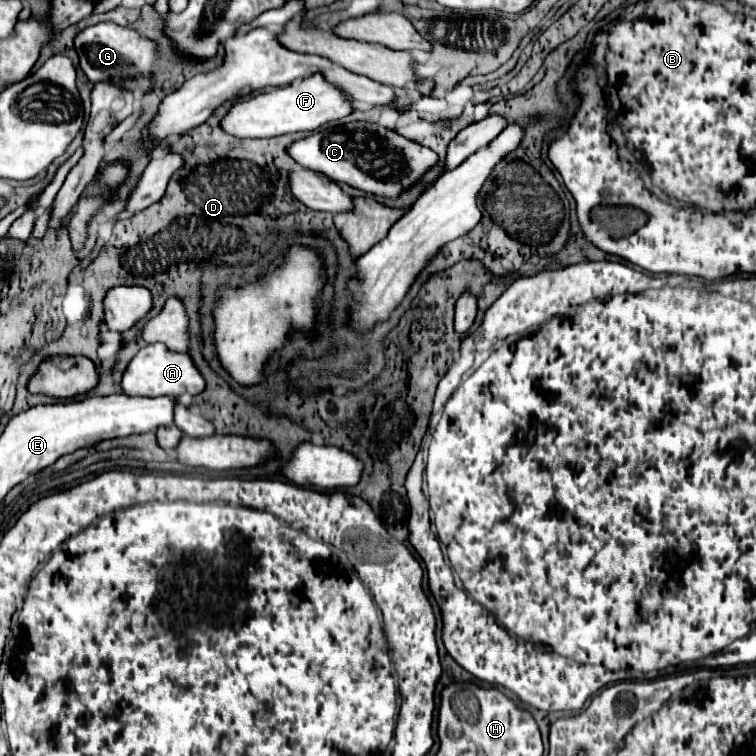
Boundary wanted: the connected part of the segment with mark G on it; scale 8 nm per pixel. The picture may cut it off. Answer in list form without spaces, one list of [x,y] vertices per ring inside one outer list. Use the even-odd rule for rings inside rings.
[[[99,22],[75,36],[75,50],[79,54],[79,66],[91,82],[109,80],[127,90],[151,90],[149,70],[155,56],[155,42],[141,38],[133,28],[125,28],[115,22]]]

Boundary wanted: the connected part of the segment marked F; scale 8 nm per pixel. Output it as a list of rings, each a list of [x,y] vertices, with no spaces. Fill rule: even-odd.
[[[315,72],[309,78],[295,80],[293,84],[259,94],[251,100],[237,102],[221,120],[221,128],[237,138],[273,138],[291,132],[305,132],[323,126],[325,122],[345,118],[353,112],[351,98],[345,92]]]

